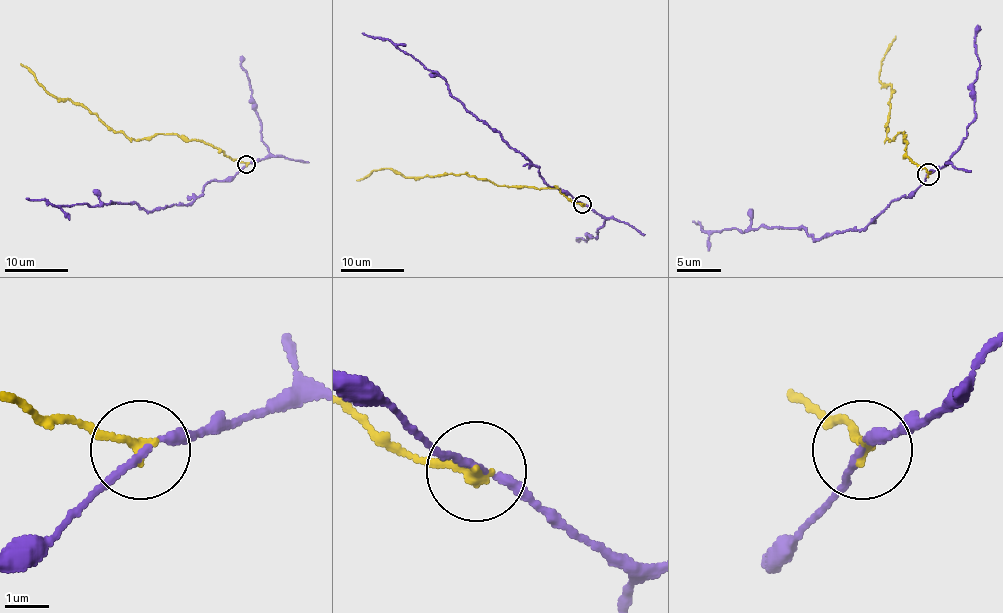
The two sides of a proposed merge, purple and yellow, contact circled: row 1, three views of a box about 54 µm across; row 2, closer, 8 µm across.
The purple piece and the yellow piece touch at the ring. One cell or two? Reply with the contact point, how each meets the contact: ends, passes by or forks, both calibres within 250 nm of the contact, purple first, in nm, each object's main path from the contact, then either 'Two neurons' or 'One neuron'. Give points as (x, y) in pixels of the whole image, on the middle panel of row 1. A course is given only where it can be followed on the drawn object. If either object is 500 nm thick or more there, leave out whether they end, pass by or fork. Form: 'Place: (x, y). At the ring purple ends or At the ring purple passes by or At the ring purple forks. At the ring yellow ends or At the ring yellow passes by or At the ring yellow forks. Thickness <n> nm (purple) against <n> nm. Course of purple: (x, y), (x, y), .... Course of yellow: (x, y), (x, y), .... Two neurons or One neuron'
Place: (582, 204). At the ring purple passes by. At the ring yellow ends. Thickness 150 nm (purple) against 240 nm. Course of purple: (583, 204), (569, 193), (551, 187), (538, 169), (451, 95), (448, 83), (435, 72), (389, 40), (362, 32). Course of yellow: (583, 204), (567, 198), (557, 188), (511, 187), (464, 174), (405, 177), (386, 168), (357, 180). Two neurons

